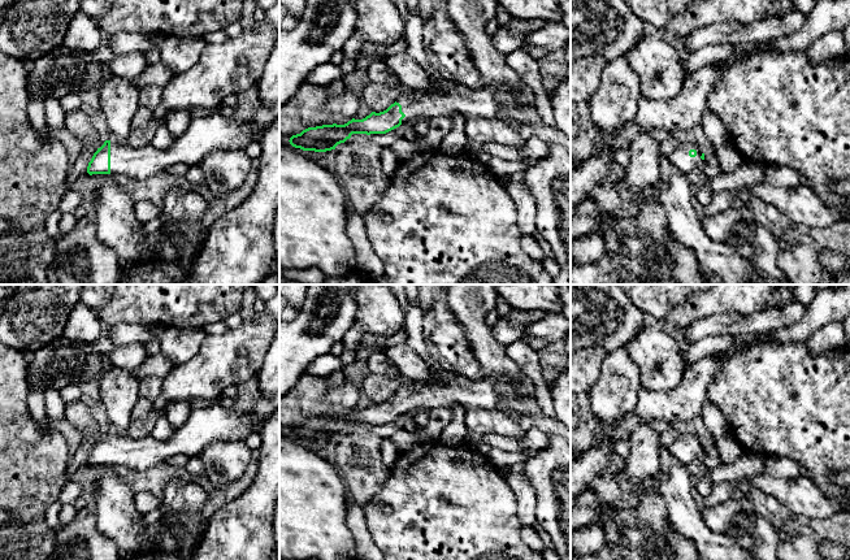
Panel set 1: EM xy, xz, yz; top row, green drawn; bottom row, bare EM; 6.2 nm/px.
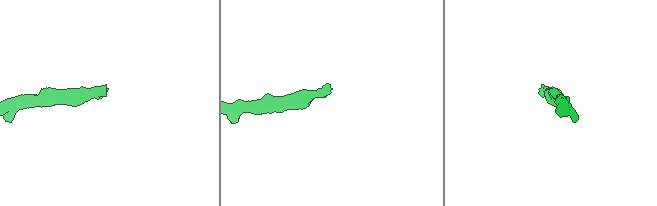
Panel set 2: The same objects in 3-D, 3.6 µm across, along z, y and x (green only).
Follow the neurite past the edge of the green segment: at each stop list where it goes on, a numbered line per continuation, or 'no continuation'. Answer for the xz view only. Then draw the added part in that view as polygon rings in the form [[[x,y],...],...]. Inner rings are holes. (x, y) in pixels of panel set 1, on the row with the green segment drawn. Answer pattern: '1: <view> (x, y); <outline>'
1: xz (425, 104); [[[431,83],[429,88],[416,91],[415,95],[400,96],[396,103],[402,105],[402,112],[406,114],[402,120],[404,126],[419,120],[448,118],[454,113],[460,113],[465,118],[485,118],[486,121],[503,117],[498,90],[494,87],[469,90],[460,84],[443,84],[443,90],[438,91]]]

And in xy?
1: xy (208, 131); [[[200,112],[191,121],[187,130],[168,148],[156,148],[152,144],[133,148],[126,143],[110,140],[110,174],[123,174],[133,179],[148,179],[160,172],[168,170],[173,164],[183,162],[187,166],[200,165],[204,157],[217,149],[244,149],[253,140],[260,140],[266,129],[261,125],[240,122],[234,117],[226,118],[217,112]]]

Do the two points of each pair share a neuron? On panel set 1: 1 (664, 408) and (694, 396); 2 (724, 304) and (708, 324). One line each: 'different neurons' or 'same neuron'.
1: same neuron
2: different neurons

